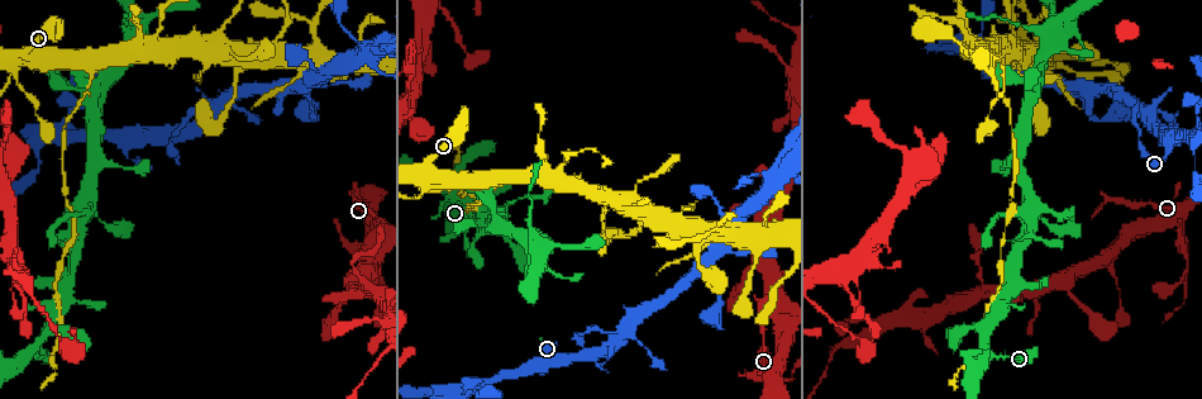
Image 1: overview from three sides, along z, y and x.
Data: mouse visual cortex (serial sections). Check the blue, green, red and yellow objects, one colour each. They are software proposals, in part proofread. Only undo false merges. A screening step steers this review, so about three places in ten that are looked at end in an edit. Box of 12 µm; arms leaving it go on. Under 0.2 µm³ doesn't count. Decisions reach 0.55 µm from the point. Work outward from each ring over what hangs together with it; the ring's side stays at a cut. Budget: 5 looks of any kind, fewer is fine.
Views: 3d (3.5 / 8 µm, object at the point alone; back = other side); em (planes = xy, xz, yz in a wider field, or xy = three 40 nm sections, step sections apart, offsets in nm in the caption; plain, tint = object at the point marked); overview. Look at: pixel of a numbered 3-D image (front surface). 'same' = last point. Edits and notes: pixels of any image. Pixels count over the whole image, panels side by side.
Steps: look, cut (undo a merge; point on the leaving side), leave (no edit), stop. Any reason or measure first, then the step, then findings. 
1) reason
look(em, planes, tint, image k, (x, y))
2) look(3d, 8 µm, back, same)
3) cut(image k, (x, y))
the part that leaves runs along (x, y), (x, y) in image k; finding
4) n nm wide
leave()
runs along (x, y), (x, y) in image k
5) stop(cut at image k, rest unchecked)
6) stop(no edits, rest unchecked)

sudden change in width
look(3d, 3.5 µm, image 1, (679, 216))

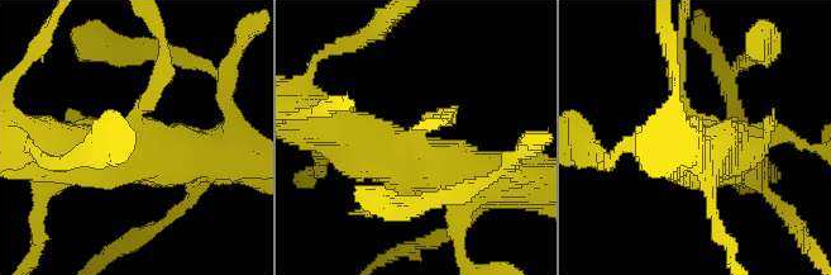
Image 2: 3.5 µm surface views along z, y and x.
shape alone is not enough
look(em, xy, step 1, tint, image 2, (411, 146))

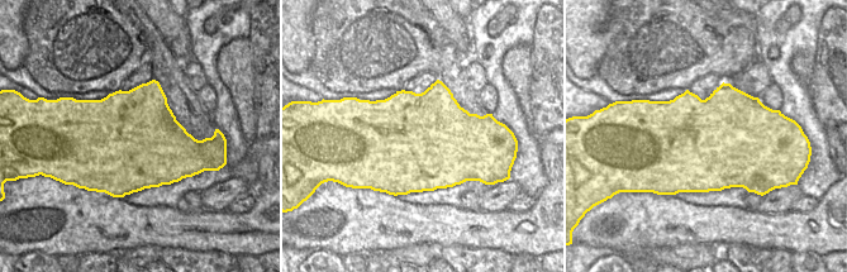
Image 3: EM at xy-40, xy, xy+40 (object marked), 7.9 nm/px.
800 nm wide
leave()
runs along (330, 126), (388, 155), (490, 180) in image 2; one cell here

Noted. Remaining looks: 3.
sudden change in width
look(3d, 3.5 µm, back, image 1, (1186, 238))

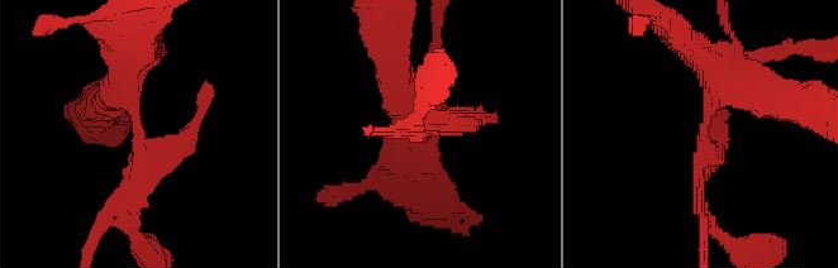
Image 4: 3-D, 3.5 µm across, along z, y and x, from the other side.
cut(image 4, (189, 134))
two cells meet here

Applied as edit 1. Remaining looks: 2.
stop(cut at image 4, rest unchecked)

